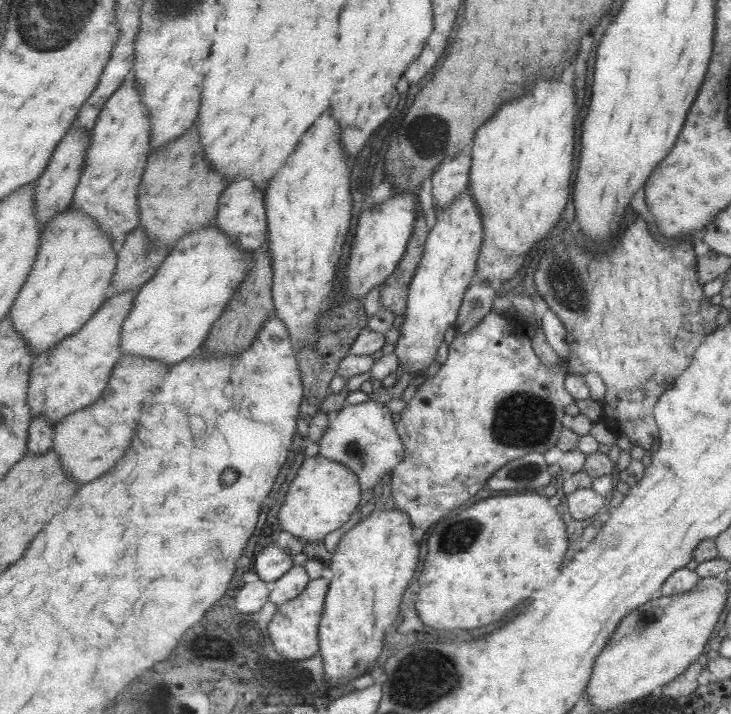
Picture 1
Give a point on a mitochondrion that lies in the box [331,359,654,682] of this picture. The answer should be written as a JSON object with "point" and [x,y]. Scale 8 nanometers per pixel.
{"point":[520,419]}

